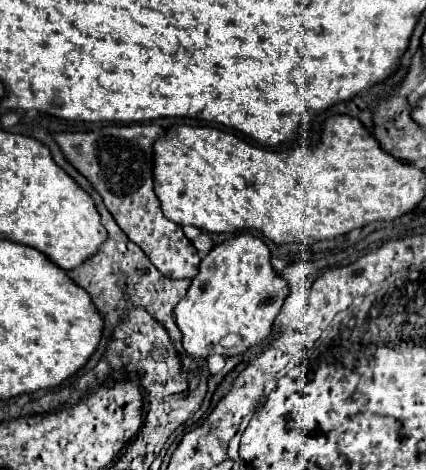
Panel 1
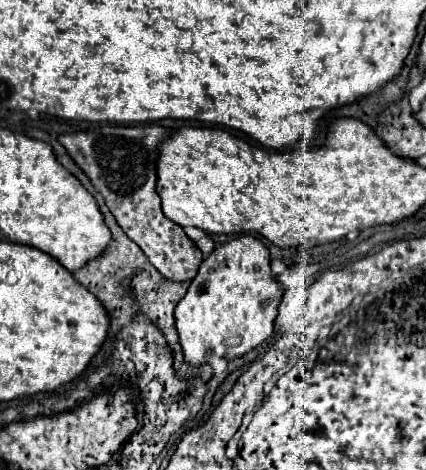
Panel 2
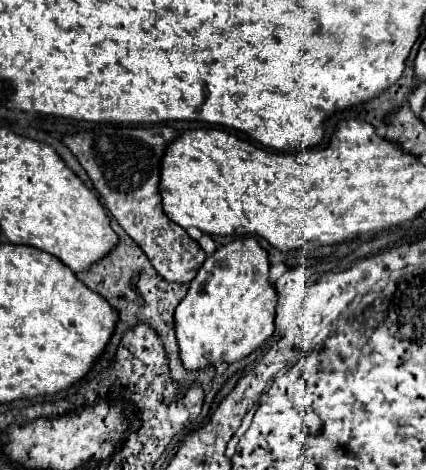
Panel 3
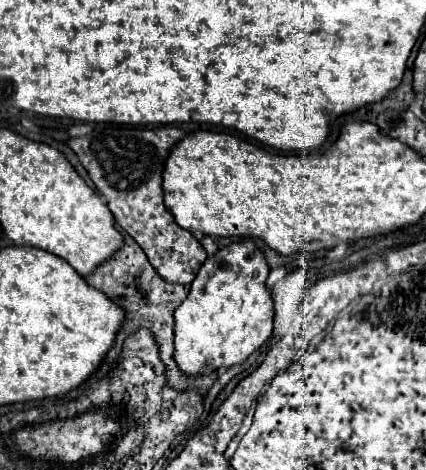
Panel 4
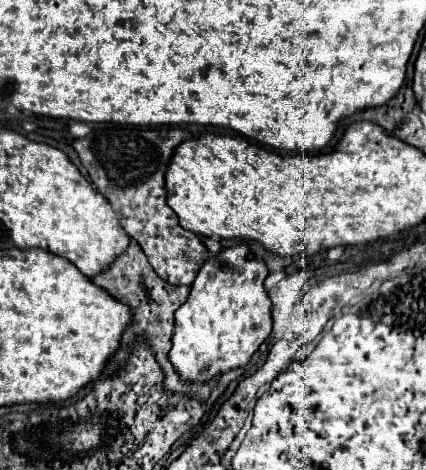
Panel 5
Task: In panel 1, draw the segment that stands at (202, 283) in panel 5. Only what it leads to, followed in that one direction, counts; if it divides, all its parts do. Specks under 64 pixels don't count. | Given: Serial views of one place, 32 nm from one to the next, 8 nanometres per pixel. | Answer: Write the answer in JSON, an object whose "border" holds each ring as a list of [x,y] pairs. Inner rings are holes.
{"border":[[[238,234],[214,246],[210,254],[200,262],[200,272],[192,280],[186,296],[174,308],[176,324],[182,332],[182,346],[188,358],[206,360],[210,354],[238,356],[238,354],[244,354],[250,346],[260,344],[272,332],[272,322],[278,316],[286,294],[288,294],[288,286],[272,270],[270,250],[260,238],[252,234]]]}

